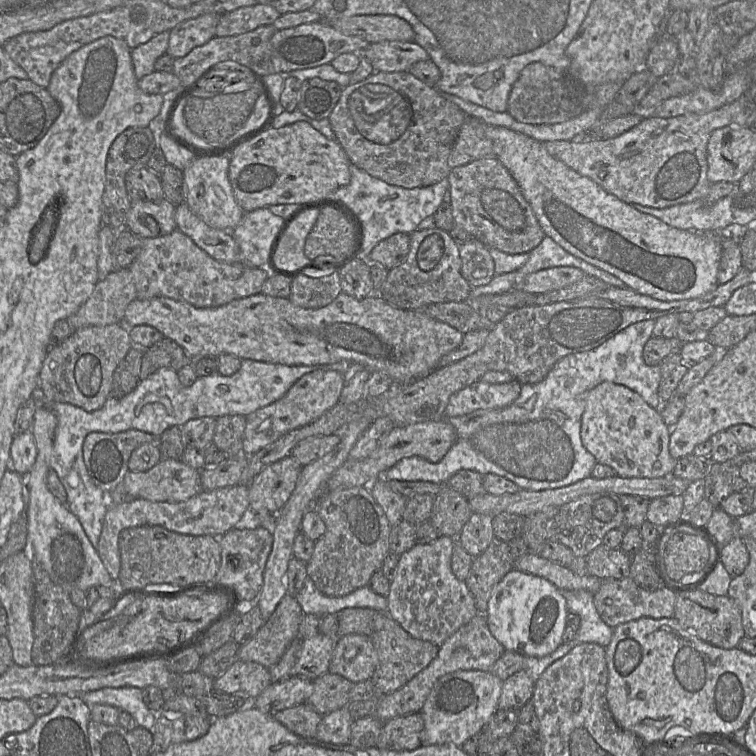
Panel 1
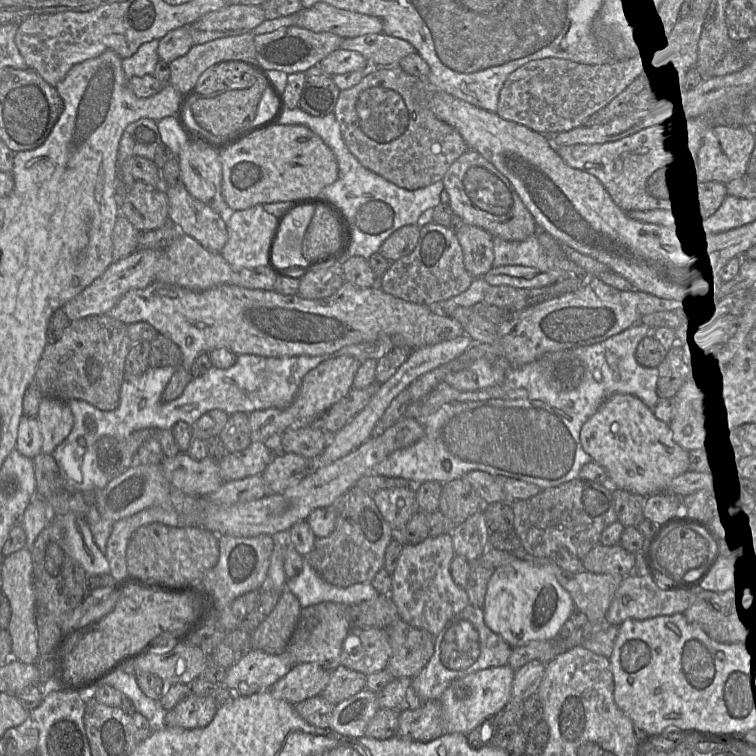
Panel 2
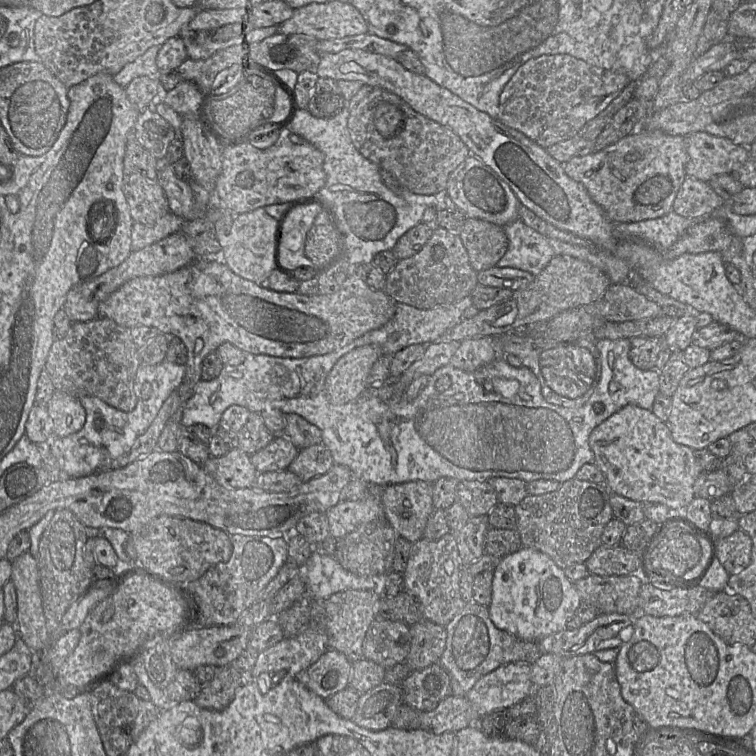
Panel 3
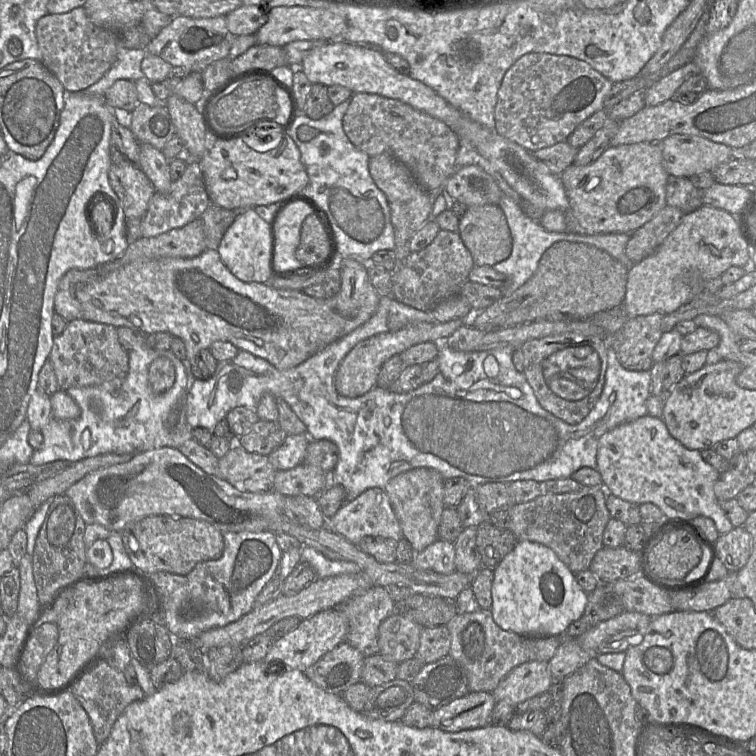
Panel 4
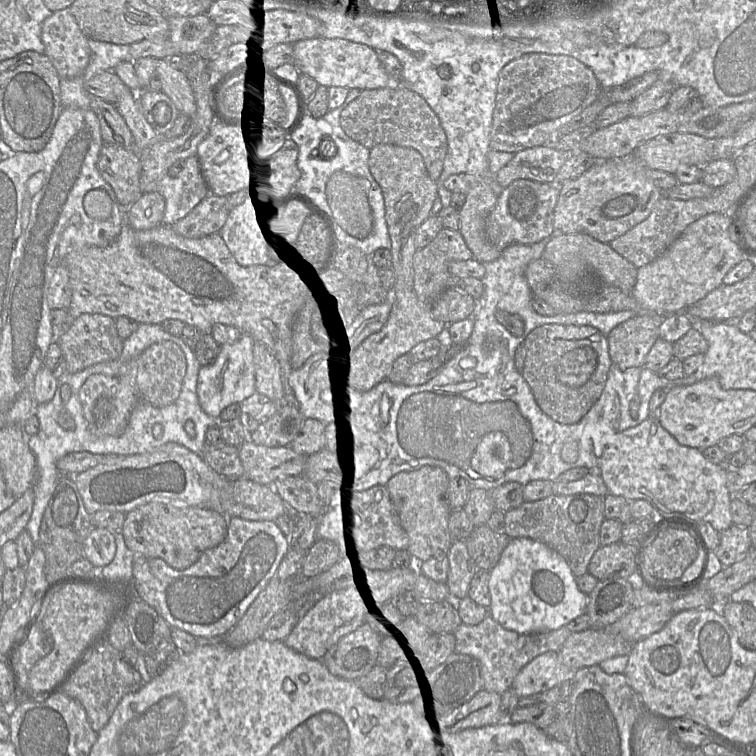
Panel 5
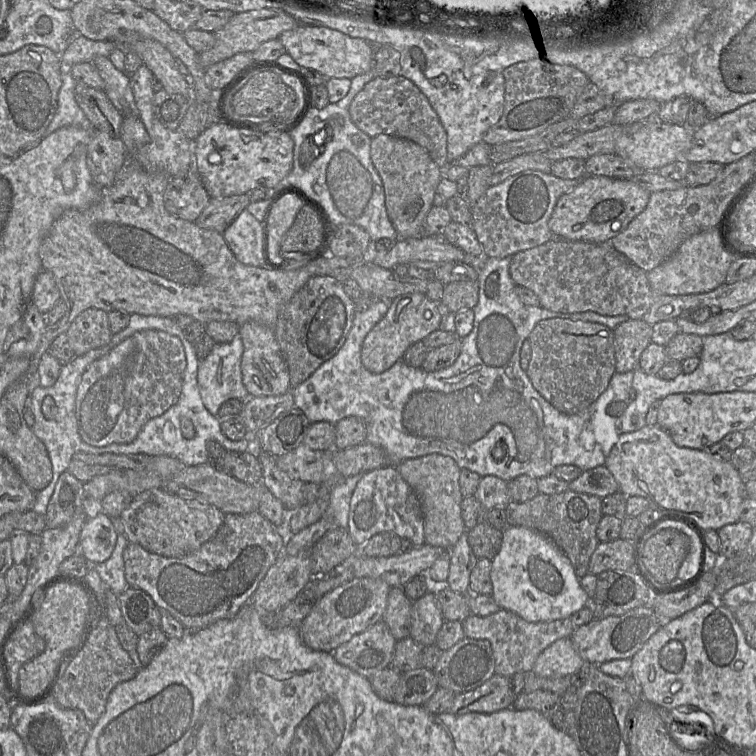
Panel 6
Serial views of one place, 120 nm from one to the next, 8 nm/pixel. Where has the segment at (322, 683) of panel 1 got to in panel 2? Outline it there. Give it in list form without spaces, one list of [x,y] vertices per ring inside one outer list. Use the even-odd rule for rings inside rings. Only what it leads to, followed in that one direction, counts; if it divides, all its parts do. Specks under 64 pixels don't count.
[[[340,665],[330,672],[329,681],[321,695],[332,705],[337,705],[364,689],[366,677]]]

